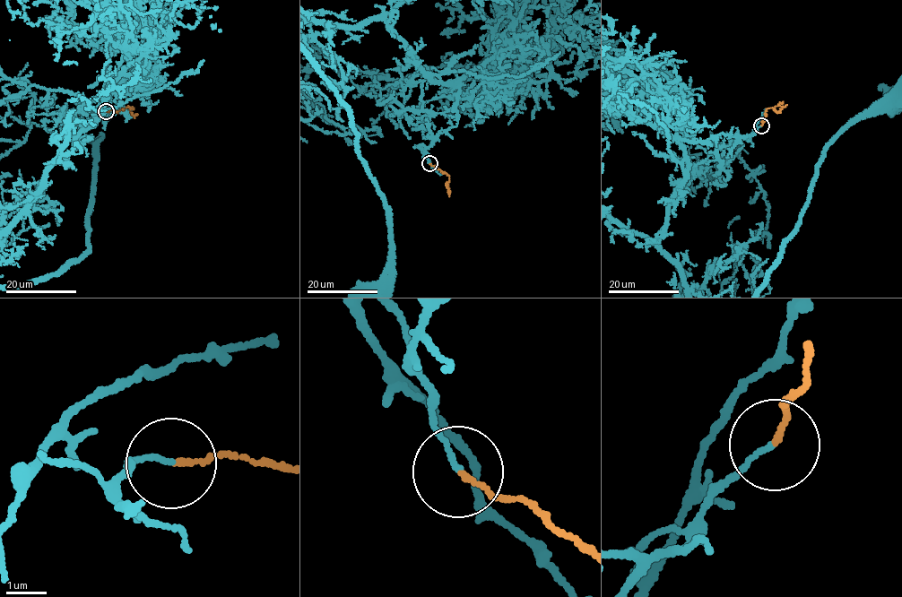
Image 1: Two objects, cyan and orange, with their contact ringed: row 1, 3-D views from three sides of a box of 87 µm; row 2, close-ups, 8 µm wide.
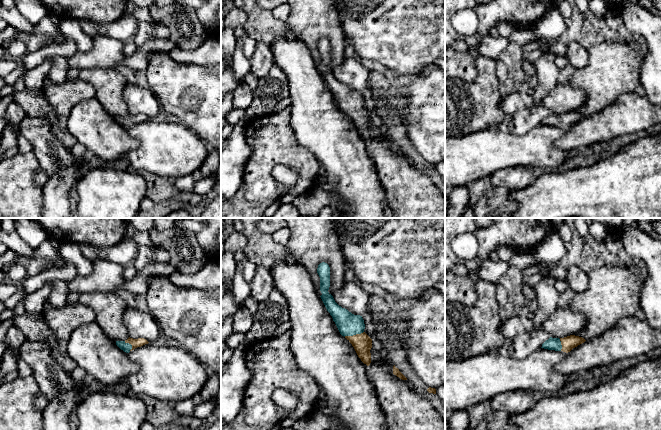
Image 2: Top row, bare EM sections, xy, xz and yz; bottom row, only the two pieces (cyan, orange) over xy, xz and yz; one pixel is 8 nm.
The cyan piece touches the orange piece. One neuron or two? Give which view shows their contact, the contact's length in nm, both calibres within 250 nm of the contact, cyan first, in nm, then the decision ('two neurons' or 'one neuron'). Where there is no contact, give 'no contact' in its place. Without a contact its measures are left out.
meets cyan in xz; contact 170 nm long; 190 nm thick on the cyan side, 160 nm on the other; one neuron

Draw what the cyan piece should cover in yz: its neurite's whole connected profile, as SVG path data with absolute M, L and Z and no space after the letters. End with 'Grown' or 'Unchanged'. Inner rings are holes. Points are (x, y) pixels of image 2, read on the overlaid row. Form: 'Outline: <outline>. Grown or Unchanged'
Outline: M570 335L564 338L552 338L546 340L541 348L555 351L570 352L573 348L584 343L586 340L582 337Z. Grown

